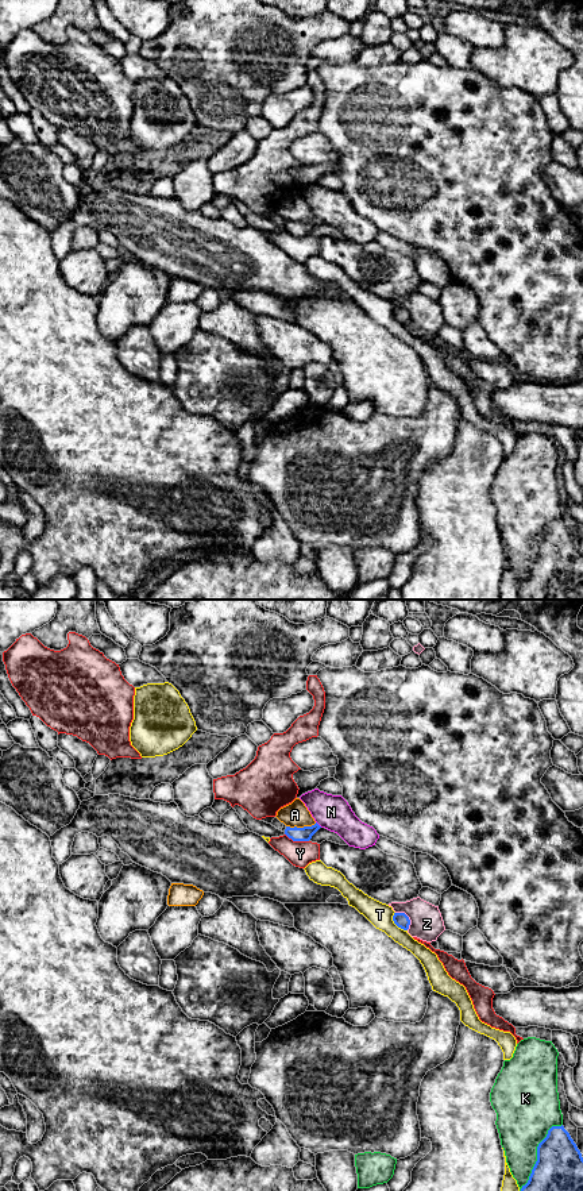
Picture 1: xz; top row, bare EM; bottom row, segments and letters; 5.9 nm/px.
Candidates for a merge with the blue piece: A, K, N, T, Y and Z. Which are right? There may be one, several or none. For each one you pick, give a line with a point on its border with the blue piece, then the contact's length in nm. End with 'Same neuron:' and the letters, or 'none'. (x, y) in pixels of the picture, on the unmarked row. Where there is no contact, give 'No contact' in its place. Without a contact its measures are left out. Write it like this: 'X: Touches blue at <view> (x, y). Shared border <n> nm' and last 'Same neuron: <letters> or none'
Same neuron: none

